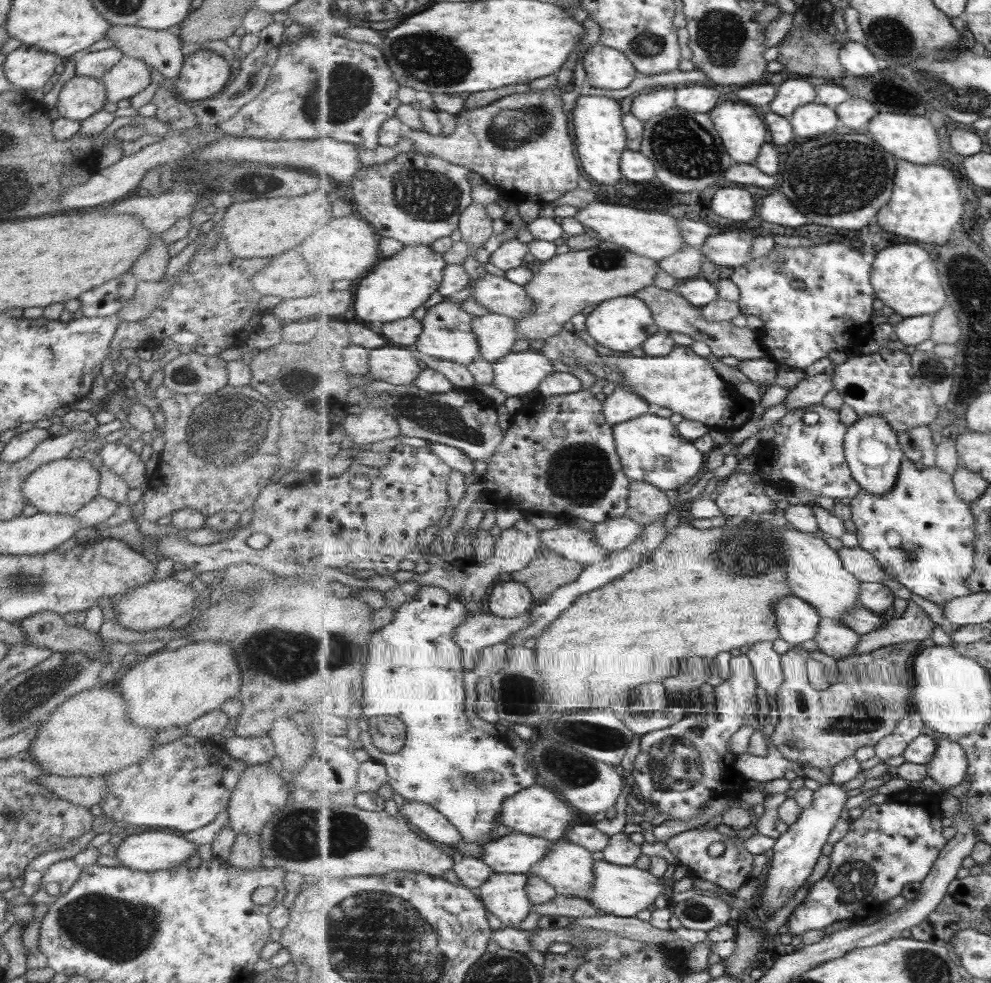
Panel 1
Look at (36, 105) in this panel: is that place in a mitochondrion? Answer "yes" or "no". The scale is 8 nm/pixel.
no

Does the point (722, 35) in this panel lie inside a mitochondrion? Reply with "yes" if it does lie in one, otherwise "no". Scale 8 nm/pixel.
yes

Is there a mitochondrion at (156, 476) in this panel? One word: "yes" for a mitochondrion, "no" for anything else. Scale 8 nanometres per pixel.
no

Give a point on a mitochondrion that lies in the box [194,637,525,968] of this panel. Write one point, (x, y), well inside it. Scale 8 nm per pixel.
(304, 835)

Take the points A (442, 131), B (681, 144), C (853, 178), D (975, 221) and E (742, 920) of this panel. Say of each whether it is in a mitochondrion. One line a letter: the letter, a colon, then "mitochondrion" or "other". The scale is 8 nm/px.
A: other
B: mitochondrion
C: mitochondrion
D: other
E: other

